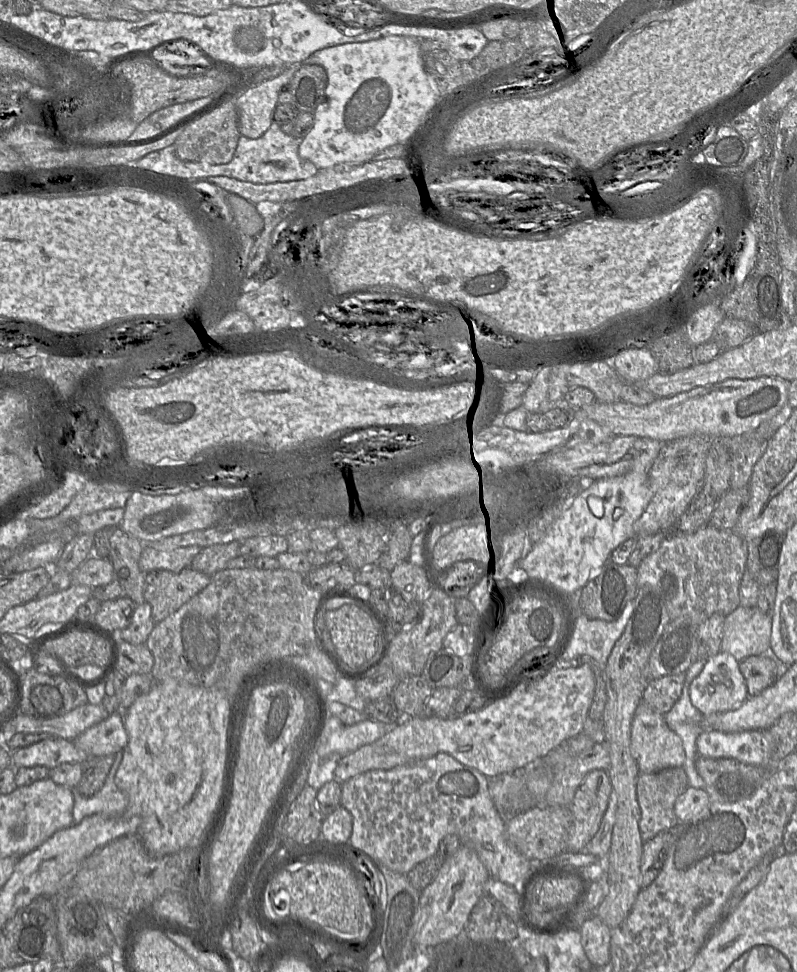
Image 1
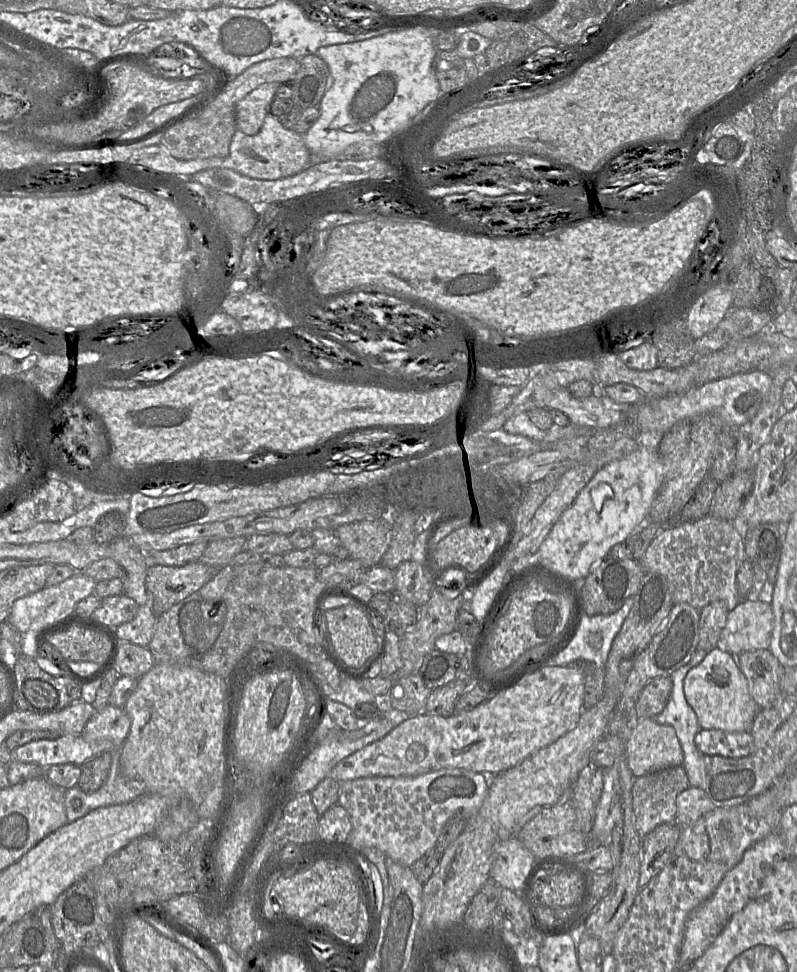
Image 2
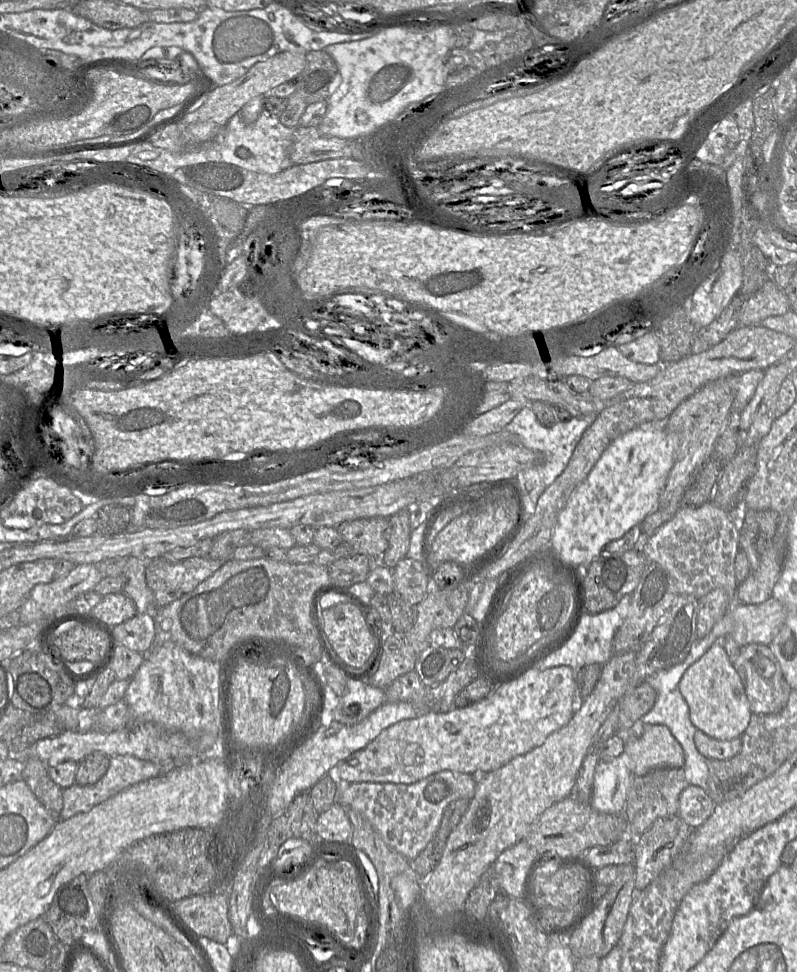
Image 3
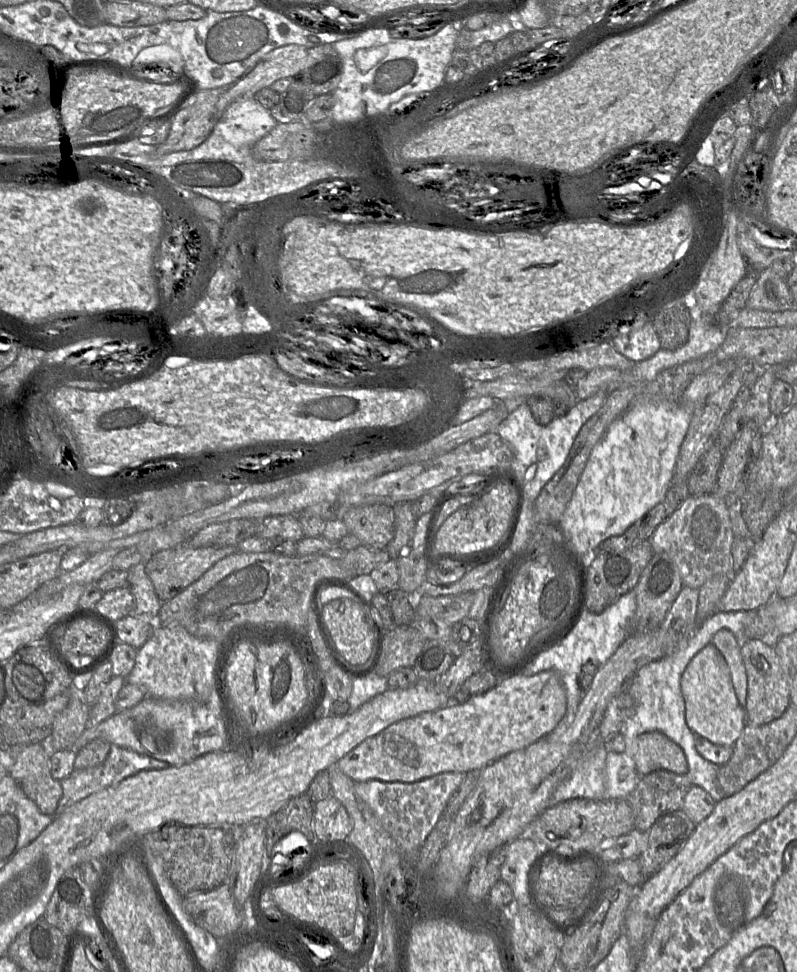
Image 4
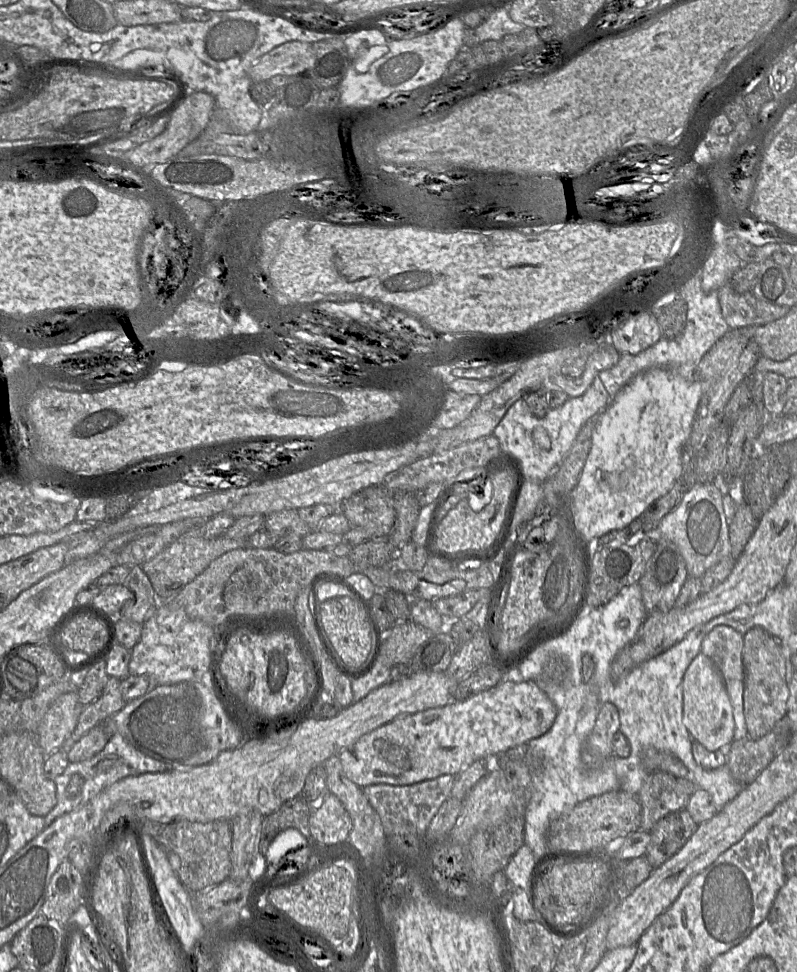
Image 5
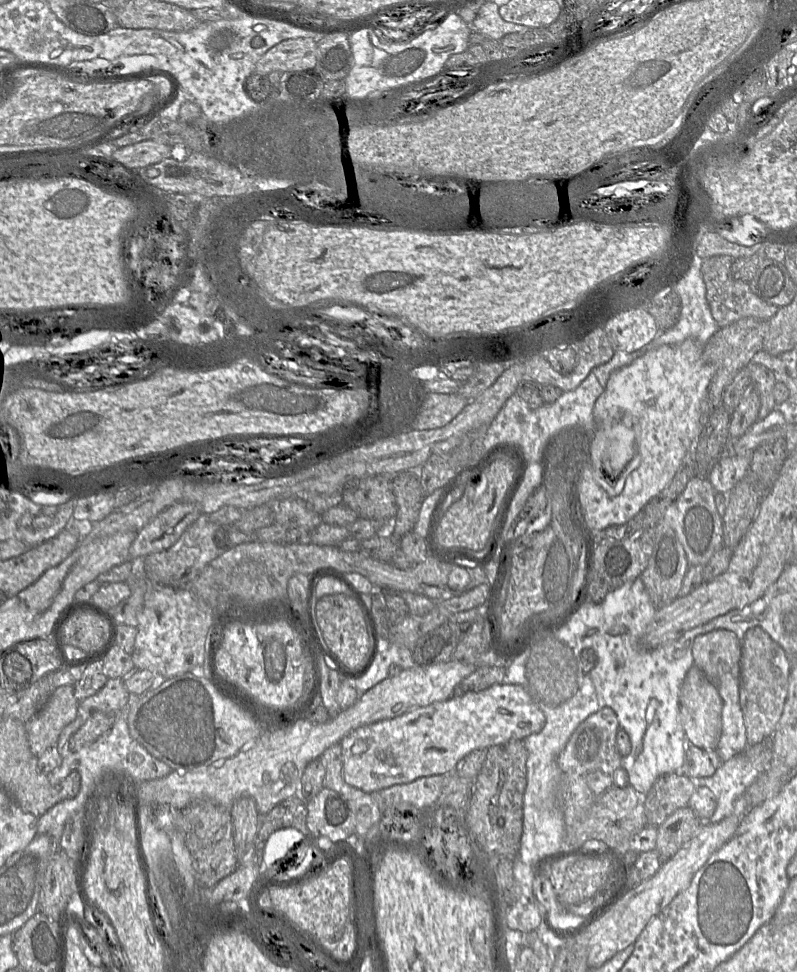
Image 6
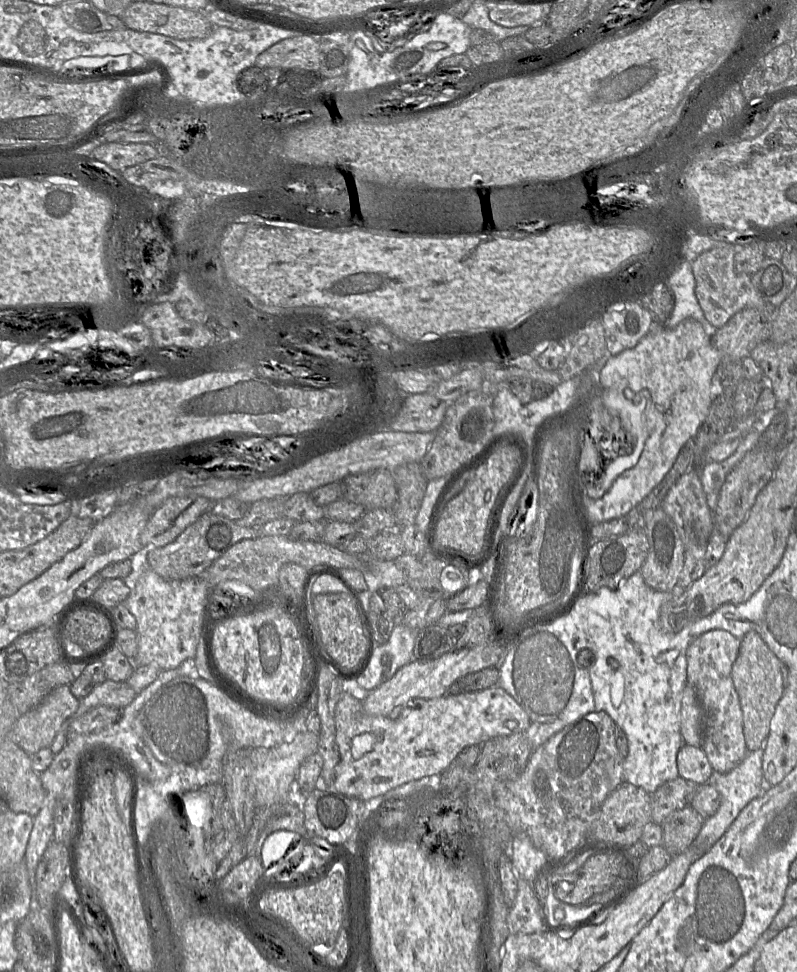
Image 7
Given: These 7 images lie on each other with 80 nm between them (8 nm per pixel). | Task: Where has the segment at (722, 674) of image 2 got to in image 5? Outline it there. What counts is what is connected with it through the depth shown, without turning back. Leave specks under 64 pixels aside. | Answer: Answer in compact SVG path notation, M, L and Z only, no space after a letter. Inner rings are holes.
M700 652L684 673L682 688L683 723L693 740L709 751L726 749L733 741L735 723L722 676L713 661Z

